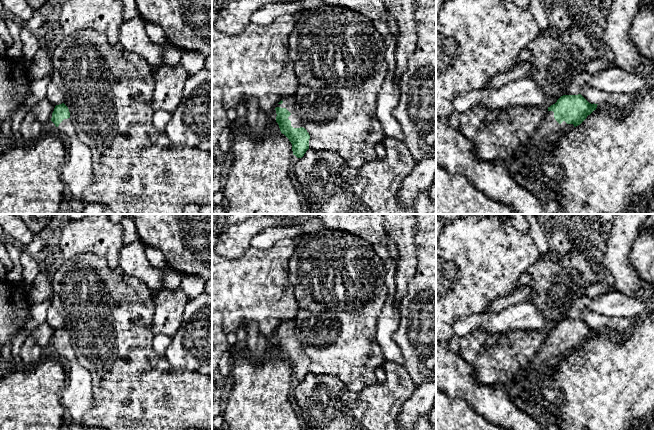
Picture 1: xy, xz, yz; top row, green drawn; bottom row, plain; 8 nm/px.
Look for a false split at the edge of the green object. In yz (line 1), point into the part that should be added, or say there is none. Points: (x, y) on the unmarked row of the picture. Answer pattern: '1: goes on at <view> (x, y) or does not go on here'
1: goes on at yz (549, 352)

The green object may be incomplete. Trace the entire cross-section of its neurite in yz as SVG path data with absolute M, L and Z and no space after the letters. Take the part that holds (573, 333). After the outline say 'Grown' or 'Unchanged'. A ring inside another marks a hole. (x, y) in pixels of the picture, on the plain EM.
M581 318L563 319L546 336L539 351L526 370L525 384L535 387L540 381L544 384L539 394L545 406L557 406L561 401L559 390L552 387L544 378L550 367L560 358L580 349L588 339L596 334L598 328L589 327Z. Grown

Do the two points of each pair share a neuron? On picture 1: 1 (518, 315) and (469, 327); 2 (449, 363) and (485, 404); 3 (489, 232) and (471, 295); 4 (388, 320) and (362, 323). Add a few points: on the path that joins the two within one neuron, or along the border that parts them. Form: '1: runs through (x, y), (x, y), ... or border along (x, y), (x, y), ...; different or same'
1: runs through (506, 319), (503, 321), (481, 321); same
2: runs through (454, 373), (475, 394); same
3: runs through (489, 248), (471, 267), (471, 279); same
4: border along (385, 299), (377, 319), (378, 344); different

